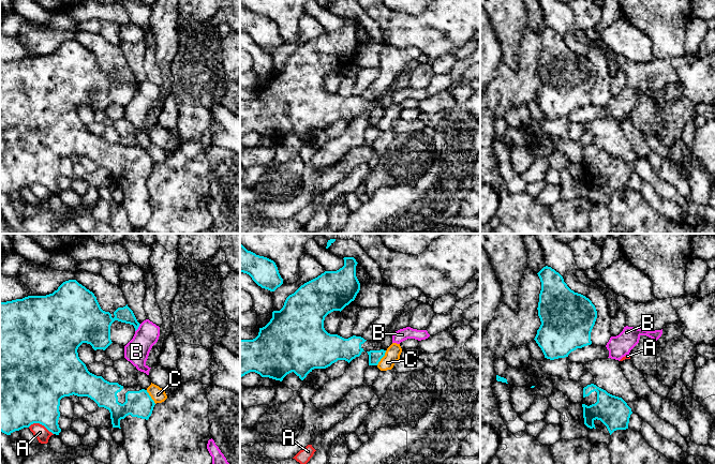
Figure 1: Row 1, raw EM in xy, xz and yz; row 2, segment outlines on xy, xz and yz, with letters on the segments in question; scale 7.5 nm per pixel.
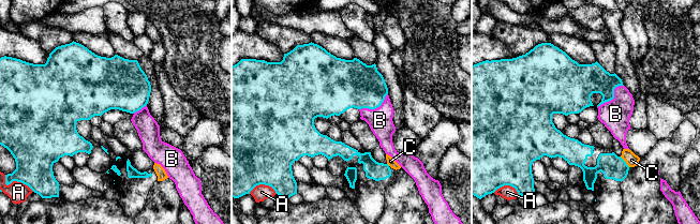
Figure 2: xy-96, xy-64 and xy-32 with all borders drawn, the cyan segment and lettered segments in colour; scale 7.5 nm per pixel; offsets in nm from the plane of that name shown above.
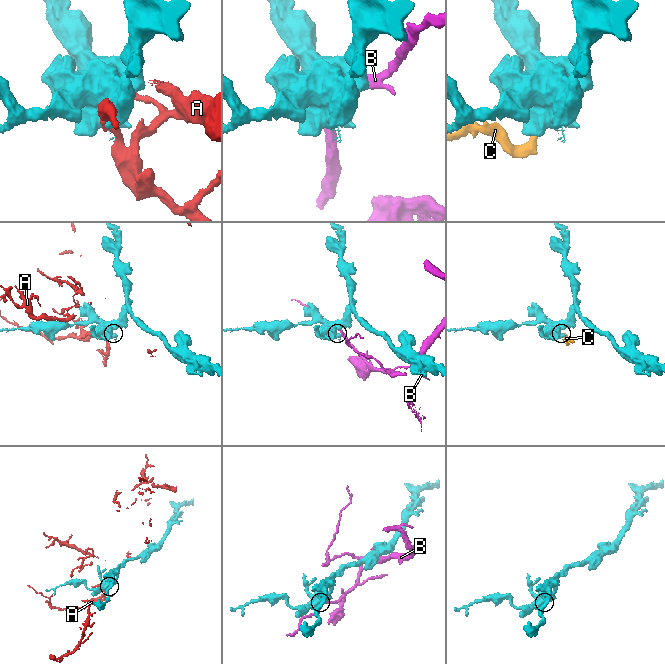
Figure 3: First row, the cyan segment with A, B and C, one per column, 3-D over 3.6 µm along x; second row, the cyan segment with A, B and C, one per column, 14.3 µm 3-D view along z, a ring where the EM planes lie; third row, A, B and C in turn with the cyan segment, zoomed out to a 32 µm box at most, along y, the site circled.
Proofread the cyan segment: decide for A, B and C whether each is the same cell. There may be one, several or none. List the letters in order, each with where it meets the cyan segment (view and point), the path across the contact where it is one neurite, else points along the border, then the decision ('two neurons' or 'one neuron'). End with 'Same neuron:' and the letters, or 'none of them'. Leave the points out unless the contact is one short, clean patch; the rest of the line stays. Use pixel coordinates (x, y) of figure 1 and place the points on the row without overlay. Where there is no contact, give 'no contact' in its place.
A: meets cyan in xy at (41, 183); two neurons
B: meets cyan in xy at (137, 88); border along xy (140, 84), (135, 91); two neurons
C: meets cyan in xz at (382, 117); border along xz (386, 110), (376, 124); two neurons
Same neuron: none of them

